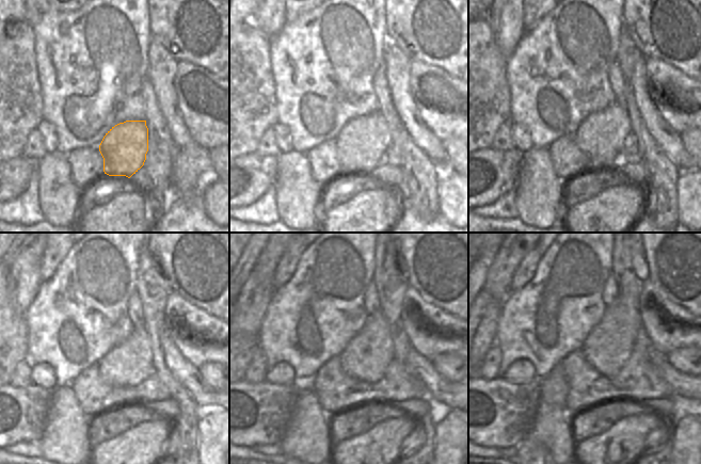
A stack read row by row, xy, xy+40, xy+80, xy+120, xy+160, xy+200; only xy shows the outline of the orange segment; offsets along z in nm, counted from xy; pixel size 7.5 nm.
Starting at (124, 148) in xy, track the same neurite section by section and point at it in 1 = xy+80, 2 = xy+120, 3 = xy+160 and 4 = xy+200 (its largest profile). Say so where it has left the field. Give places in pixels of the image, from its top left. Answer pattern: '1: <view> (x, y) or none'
1: xy+80 (602, 136)
2: xy+120 (132, 361)
3: xy+160 (381, 339)
4: xy+200 (609, 345)

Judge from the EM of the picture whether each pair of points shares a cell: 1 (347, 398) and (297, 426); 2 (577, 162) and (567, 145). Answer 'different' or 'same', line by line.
1: different
2: same

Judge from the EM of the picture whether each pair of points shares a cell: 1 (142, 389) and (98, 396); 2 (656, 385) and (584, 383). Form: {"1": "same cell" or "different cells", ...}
{"1": "same cell", "2": "same cell"}

